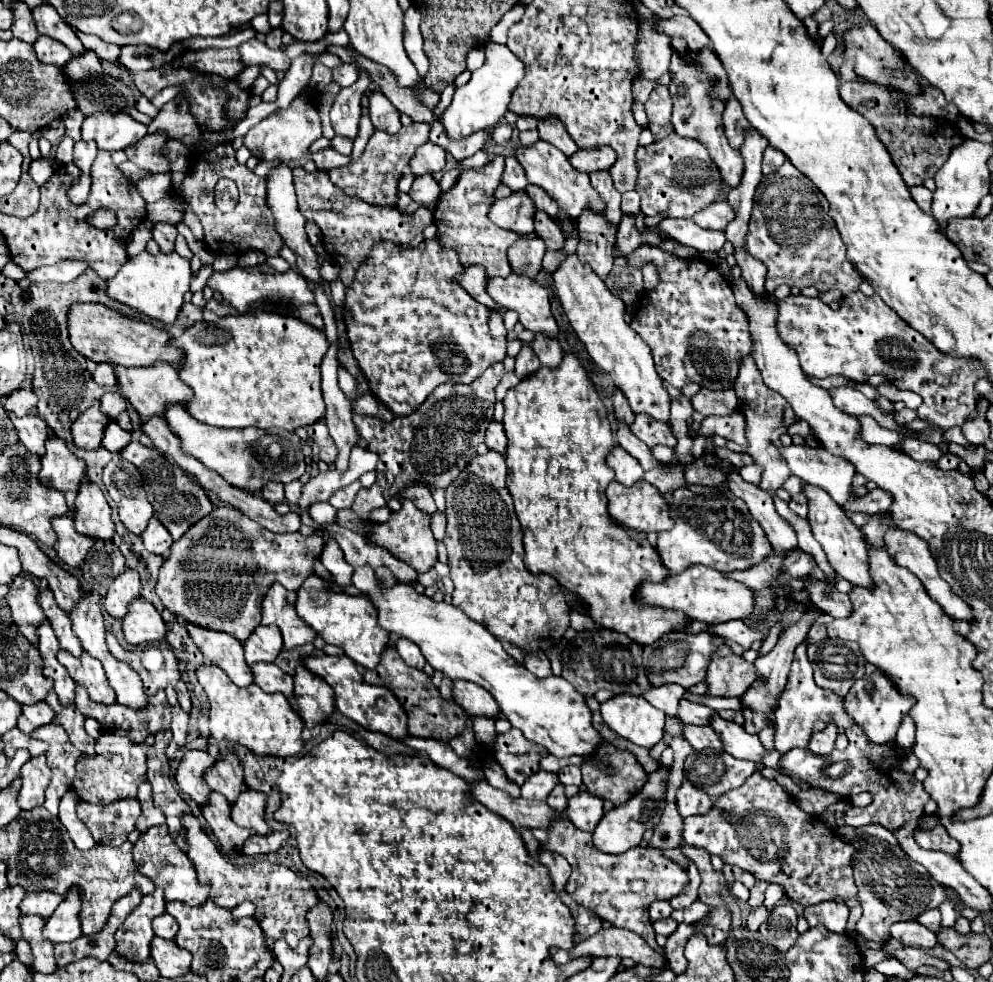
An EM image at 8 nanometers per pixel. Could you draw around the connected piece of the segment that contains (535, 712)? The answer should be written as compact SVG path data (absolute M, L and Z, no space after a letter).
M371 566L355 568L351 584L375 606L377 622L391 634L415 642L425 660L441 670L451 680L467 680L485 688L499 704L505 718L519 728L531 742L541 744L549 754L565 758L571 754L591 756L603 742L591 724L591 710L587 708L583 694L579 694L565 678L549 676L537 678L519 666L501 646L501 642L489 634L489 630L471 620L463 610L435 602L433 598L419 594L409 584L395 584L385 588L375 576Z

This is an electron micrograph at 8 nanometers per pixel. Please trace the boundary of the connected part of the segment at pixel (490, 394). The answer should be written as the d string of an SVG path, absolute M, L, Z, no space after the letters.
M503 364L489 366L477 382L471 384L445 384L433 390L429 398L413 410L413 414L405 418L393 418L391 422L383 422L379 418L353 412L353 422L357 426L357 434L363 442L367 442L367 450L379 456L377 462L377 480L369 488L361 488L351 510L369 520L371 510L387 506L391 498L399 498L403 488L423 484L431 492L441 488L445 490L461 470L477 456L477 446L483 442L483 434L493 420L493 404L495 404L495 386L503 376Z

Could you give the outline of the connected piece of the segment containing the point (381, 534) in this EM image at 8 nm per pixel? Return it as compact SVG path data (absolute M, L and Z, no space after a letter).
M401 500L401 510L393 512L389 522L373 524L369 540L375 542L377 546L389 550L395 558L407 562L417 572L425 572L437 562L437 542L435 542L435 538L431 534L429 520L431 520L431 516L423 514L421 510L417 510L411 500Z

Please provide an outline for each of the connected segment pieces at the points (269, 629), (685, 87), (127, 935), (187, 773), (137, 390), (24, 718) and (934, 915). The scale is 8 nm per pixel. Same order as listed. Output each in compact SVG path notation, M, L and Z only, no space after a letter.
M257 626L249 640L243 644L247 664L253 662L273 662L283 650L283 638L277 626Z
M701 48L699 52L689 50L685 58L673 50L673 60L671 60L671 84L669 92L673 96L673 114L671 114L671 124L679 136L699 140L701 144L707 146L713 162L717 164L721 178L727 186L735 188L741 182L743 176L743 158L739 150L734 150L729 146L729 140L725 138L723 132L723 122L721 114L725 110L727 100L733 96L733 90L729 90L729 80L727 72L721 64L721 60L709 50Z
M155 888L153 894L143 896L141 904L127 916L123 926L115 932L115 954L121 958L129 958L131 962L147 962L151 960L151 940L153 928L151 920L165 912L165 900L161 890Z
M189 750L175 772L175 780L179 784L179 788L191 796L191 800L195 800L199 806L205 806L205 802L209 800L209 786L205 786L203 774L209 766L213 766L213 758L207 752L201 750Z
M155 362L149 368L147 366L145 368L143 366L141 368L113 366L113 370L115 370L115 376L117 376L117 386L121 390L121 396L127 398L131 402L131 406L139 412L139 416L145 418L145 420L151 418L153 414L163 416L163 410L165 410L167 402L183 404L183 402L187 402L193 396L191 388L185 382L181 382L177 370L171 364L167 364L167 362Z
M37 702L31 706L23 706L23 712L19 716L17 728L25 734L31 734L35 728L45 726L49 722L53 722L53 710L47 706L47 702Z
M939 908L937 910L927 910L925 914L921 914L921 918L917 918L923 926L927 926L929 930L937 932L937 926L941 926L941 912Z

